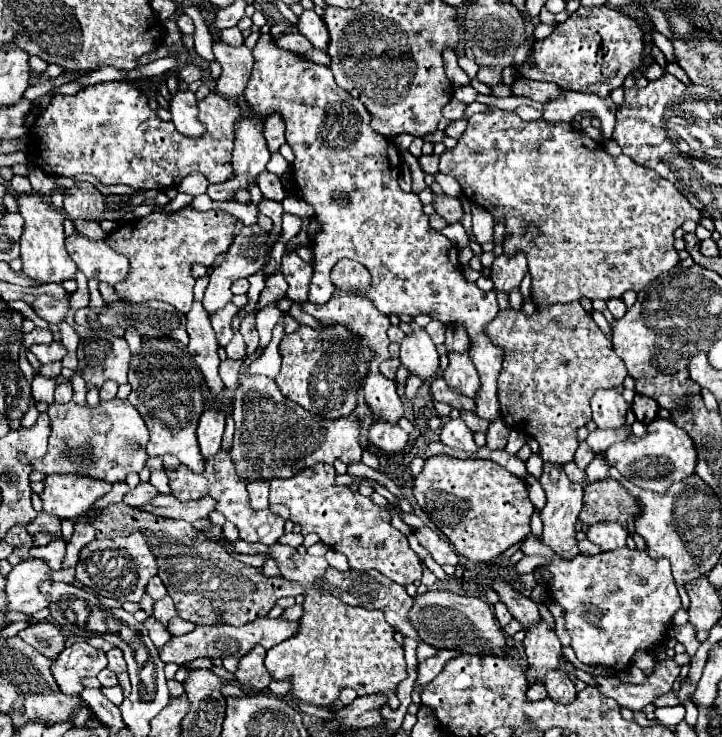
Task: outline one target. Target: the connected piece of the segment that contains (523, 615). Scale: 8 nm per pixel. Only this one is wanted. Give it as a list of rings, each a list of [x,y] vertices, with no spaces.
[[[495,580],[495,582],[493,582],[493,590],[499,592],[501,602],[507,604],[507,608],[509,608],[511,614],[513,614],[513,618],[515,618],[525,630],[529,630],[531,626],[535,626],[535,624],[541,622],[539,606],[537,606],[531,598],[521,596],[517,590],[513,590],[513,588],[511,588],[507,582],[503,582],[503,580]]]

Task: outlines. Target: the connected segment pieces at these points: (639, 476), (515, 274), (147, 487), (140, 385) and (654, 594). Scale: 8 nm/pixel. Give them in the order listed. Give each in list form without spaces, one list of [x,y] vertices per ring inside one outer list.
[[[669,418],[653,420],[653,424],[647,426],[645,436],[617,442],[603,456],[607,458],[607,464],[615,466],[629,482],[657,494],[665,494],[673,482],[681,482],[693,476],[697,466],[697,450],[693,438],[685,428],[677,426],[675,420]]]
[[[501,254],[495,258],[491,266],[491,280],[495,284],[495,290],[505,292],[505,294],[511,294],[513,290],[517,290],[525,274],[527,274],[525,254],[517,254],[513,258]]]
[[[139,482],[139,486],[135,490],[129,490],[125,494],[123,502],[129,504],[129,506],[143,506],[149,500],[153,500],[155,494],[157,494],[157,488],[153,488],[149,482]]]
[[[145,340],[139,356],[131,360],[129,366],[129,384],[133,386],[129,398],[131,404],[139,410],[141,418],[149,428],[149,456],[165,456],[173,454],[181,464],[193,468],[195,474],[203,474],[205,460],[197,446],[197,422],[205,410],[201,398],[201,374],[193,360],[189,360],[189,352],[185,352],[183,344],[177,340]]]
[[[529,534],[521,542],[521,552],[525,556],[547,556],[551,560],[549,564],[539,566],[537,570],[551,574],[551,578],[545,582],[545,588],[551,594],[551,598],[563,608],[563,618],[571,636],[571,646],[577,658],[587,666],[603,666],[615,672],[629,668],[631,658],[637,650],[651,650],[655,644],[665,640],[671,628],[671,620],[681,608],[669,560],[653,560],[647,556],[645,550],[619,548],[615,552],[601,552],[597,556],[579,554],[577,558],[565,560],[557,556],[547,544],[543,544],[541,536]]]

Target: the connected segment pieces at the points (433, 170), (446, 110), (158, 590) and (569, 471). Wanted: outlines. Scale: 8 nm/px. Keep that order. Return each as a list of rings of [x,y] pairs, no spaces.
[[[431,154],[431,156],[421,156],[421,158],[419,158],[419,164],[421,164],[421,168],[423,168],[427,174],[437,174],[439,156],[435,156],[435,154]]]
[[[452,98],[451,101],[443,108],[442,115],[444,118],[455,121],[463,116],[463,110],[467,105]]]
[[[153,576],[153,580],[149,580],[149,584],[147,584],[147,594],[149,594],[153,600],[161,600],[161,598],[167,596],[167,588],[165,588],[165,584],[161,582],[159,576]]]
[[[575,462],[565,464],[565,466],[563,466],[563,470],[565,470],[565,474],[567,474],[573,482],[577,482],[577,484],[581,484],[581,486],[587,486],[587,484],[589,484],[589,482],[587,482],[585,472],[583,472],[583,470],[579,470],[579,468],[575,466]]]

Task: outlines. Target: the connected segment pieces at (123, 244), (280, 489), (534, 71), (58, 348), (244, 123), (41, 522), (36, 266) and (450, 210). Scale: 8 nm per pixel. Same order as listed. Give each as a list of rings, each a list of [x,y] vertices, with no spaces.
[[[189,206],[169,214],[151,212],[145,218],[131,220],[119,226],[117,230],[105,236],[105,244],[111,246],[115,252],[125,254],[131,262],[129,276],[115,286],[117,296],[127,302],[161,300],[175,306],[183,314],[189,312],[193,302],[191,266],[199,262],[209,268],[217,254],[227,252],[233,232],[235,218],[229,212],[223,210],[197,212]]]
[[[313,464],[293,478],[273,478],[269,502],[287,506],[291,522],[301,526],[301,534],[317,532],[323,544],[345,554],[351,570],[375,568],[401,586],[421,580],[421,560],[411,550],[407,536],[391,526],[389,512],[349,486],[335,486],[335,476],[331,464]]]
[[[609,6],[579,8],[545,38],[535,42],[535,64],[523,64],[523,76],[529,80],[555,82],[565,90],[591,92],[607,98],[611,90],[623,86],[625,78],[643,70],[643,22]]]
[[[51,342],[51,344],[33,344],[29,350],[37,356],[37,360],[39,360],[41,364],[57,362],[57,360],[61,360],[61,358],[67,354],[67,350],[63,348],[61,342]]]
[[[243,110],[237,122],[237,144],[233,148],[233,178],[221,184],[211,184],[207,194],[211,200],[231,200],[237,190],[249,190],[257,176],[265,170],[271,154],[261,136],[261,120],[249,110]]]
[[[39,512],[27,528],[31,534],[49,534],[55,540],[61,538],[61,520],[57,520],[57,516],[49,516],[47,512]]]
[[[37,194],[19,196],[17,202],[19,202],[19,212],[25,218],[25,228],[21,236],[21,260],[23,260],[21,272],[39,284],[47,284],[47,282],[61,284],[65,280],[75,278],[77,264],[69,260],[69,254],[65,250],[65,236],[63,236],[65,214],[53,210],[51,204]]]
[[[435,196],[433,198],[433,204],[435,204],[435,210],[439,216],[443,216],[449,224],[453,222],[461,222],[463,218],[463,206],[457,198],[451,198],[451,196]]]

